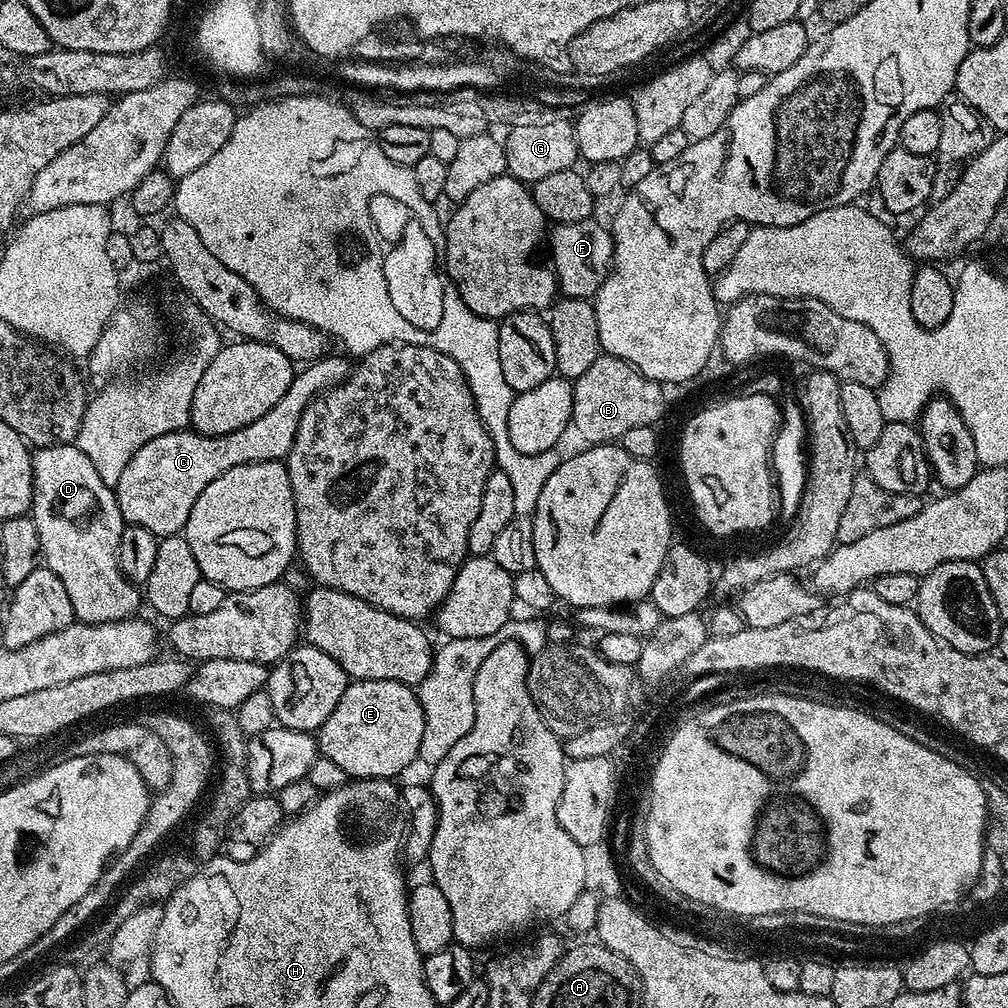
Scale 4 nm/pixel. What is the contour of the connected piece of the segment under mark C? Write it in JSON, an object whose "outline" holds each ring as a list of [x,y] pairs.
{"outline":[[[328,354],[301,367],[304,369],[293,375],[286,394],[278,398],[277,404],[270,406],[258,422],[242,426],[242,430],[221,436],[201,436],[195,430],[185,430],[162,434],[162,438],[146,442],[146,446],[126,462],[126,470],[122,470],[122,478],[118,478],[114,489],[125,525],[142,526],[157,538],[183,533],[190,510],[194,510],[194,502],[198,502],[198,494],[202,494],[214,478],[226,474],[226,470],[234,470],[234,466],[257,460],[283,461],[292,449],[294,434],[306,406],[333,384],[347,380],[350,364],[340,356]]]}

